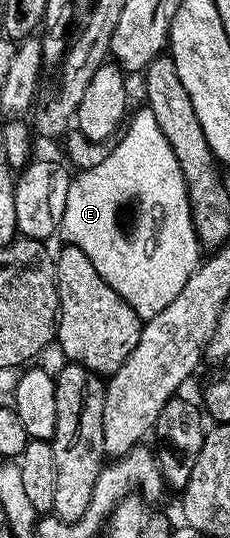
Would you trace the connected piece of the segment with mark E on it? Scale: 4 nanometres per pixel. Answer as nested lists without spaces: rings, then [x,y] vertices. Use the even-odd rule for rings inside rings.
[[[150,110],[142,111],[130,117],[127,133],[125,128],[118,137],[119,145],[112,147],[101,166],[79,172],[72,179],[69,198],[65,198],[61,236],[70,247],[88,256],[93,270],[146,322],[161,314],[181,294],[185,282],[201,263],[201,245],[195,228],[188,227],[191,214],[186,195],[162,198],[163,186],[171,185],[171,176],[179,173],[179,163],[157,126],[157,118],[153,118]],[[132,198],[144,202],[142,233],[137,240],[126,241],[120,236],[123,211],[119,201]]]

